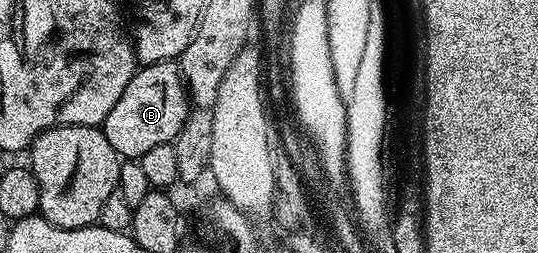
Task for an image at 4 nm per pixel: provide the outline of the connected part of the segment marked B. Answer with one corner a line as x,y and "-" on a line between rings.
173,60
159,61
137,70
102,128
106,139
121,158
139,159
153,147
171,144
184,129
189,112
190,102
179,66

